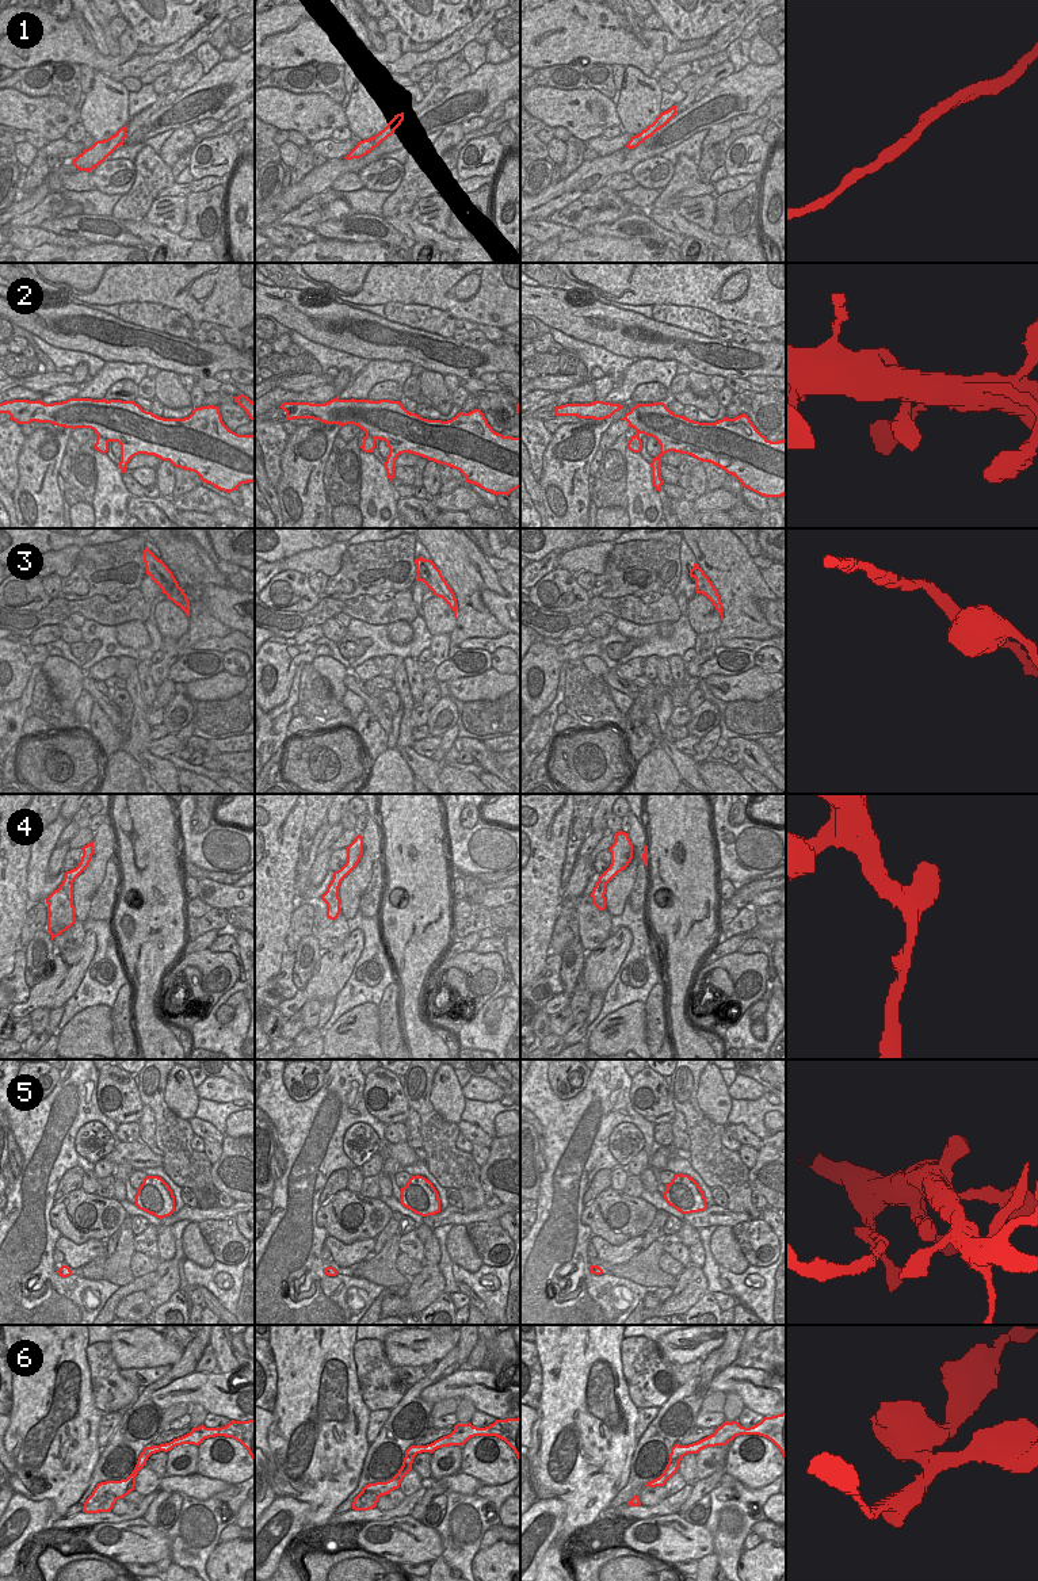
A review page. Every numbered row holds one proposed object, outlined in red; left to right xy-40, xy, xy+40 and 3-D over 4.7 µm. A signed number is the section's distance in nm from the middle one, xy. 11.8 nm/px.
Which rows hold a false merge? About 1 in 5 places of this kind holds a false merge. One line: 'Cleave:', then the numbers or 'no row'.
Cleave: 3, 5

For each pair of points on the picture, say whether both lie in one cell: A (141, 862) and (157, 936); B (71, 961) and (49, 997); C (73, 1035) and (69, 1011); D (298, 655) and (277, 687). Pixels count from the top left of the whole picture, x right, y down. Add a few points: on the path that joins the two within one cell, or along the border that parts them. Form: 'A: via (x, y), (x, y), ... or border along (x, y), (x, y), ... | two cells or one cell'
A: via (151, 881), (151, 917) | one cell
B: via (68, 970), (64, 982), (58, 988) | one cell
C: border along (99, 1004), (79, 1011), (58, 1031) | two cells
D: via (290, 663), (278, 675), (278, 679) | one cell

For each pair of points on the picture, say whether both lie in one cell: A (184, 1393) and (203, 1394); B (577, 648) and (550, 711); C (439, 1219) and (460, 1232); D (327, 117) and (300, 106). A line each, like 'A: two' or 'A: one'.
A: one
B: two
C: two
D: one

